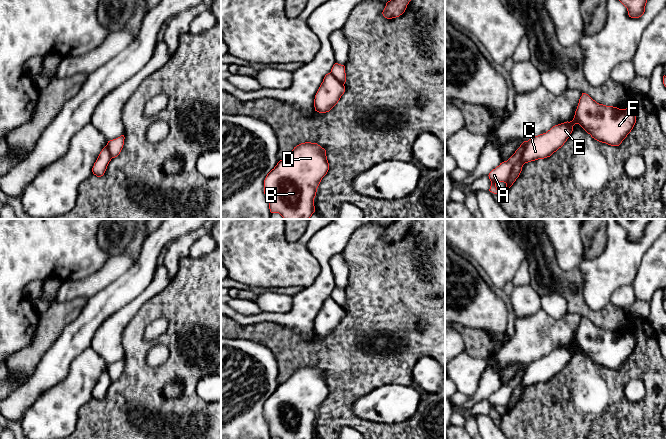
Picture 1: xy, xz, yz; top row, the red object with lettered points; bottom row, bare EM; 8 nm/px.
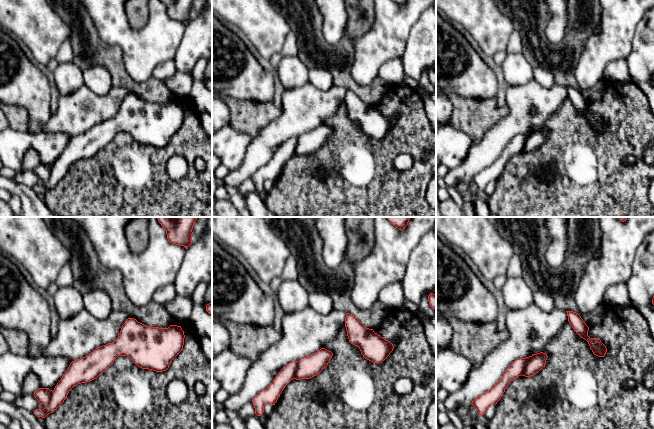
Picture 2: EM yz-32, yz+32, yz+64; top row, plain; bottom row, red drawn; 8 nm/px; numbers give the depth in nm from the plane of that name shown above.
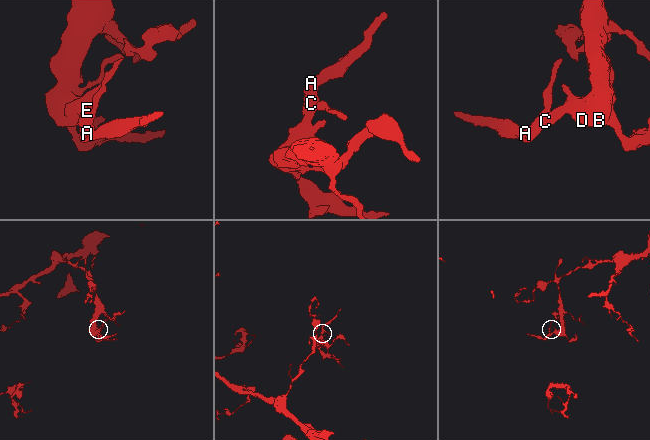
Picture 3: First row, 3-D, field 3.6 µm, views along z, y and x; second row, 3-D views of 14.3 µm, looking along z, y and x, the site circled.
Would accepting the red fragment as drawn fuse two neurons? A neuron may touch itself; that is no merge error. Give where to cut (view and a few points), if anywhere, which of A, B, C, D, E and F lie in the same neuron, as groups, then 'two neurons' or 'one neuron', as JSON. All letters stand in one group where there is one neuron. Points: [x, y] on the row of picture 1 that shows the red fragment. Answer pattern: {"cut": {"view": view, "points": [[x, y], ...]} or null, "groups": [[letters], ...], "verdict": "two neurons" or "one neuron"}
{"cut": null, "groups": [["A", "B", "C", "D", "E", "F"]], "verdict": "one neuron"}

